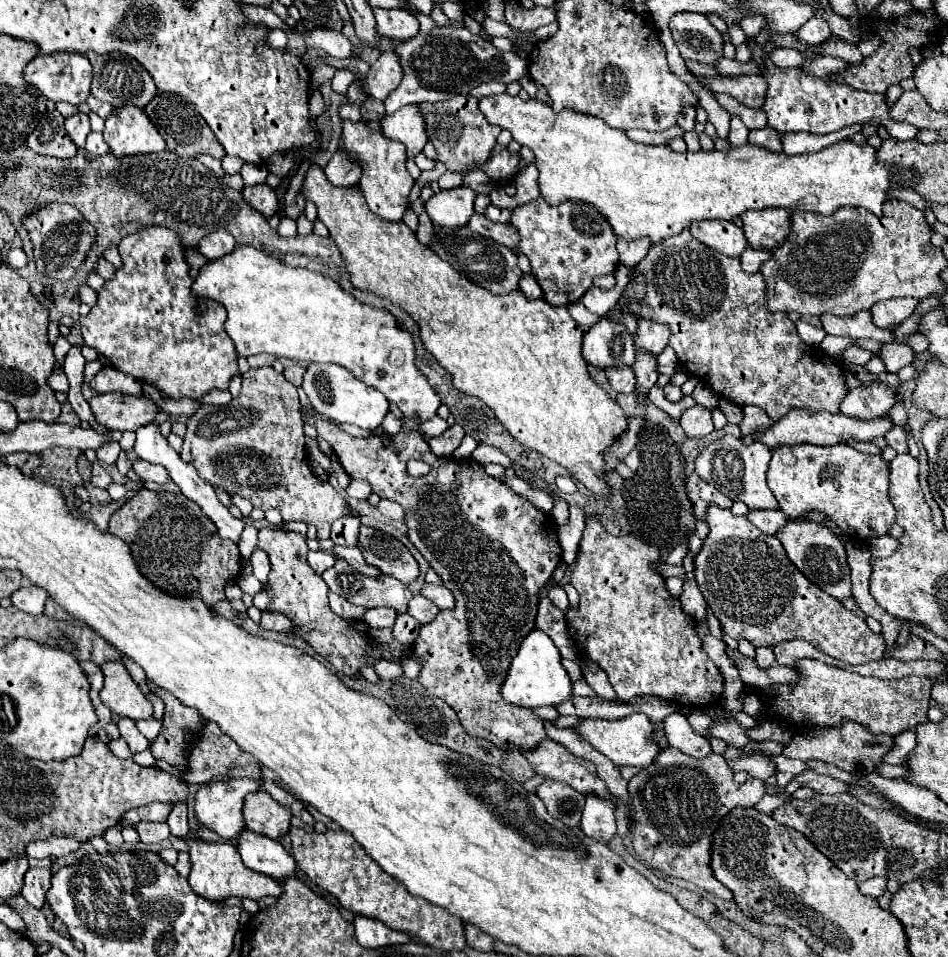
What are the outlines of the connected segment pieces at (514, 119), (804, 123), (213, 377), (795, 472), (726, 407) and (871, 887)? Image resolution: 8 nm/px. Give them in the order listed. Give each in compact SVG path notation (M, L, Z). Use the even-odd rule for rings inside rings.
M491 95L491 97L483 97L479 99L479 109L481 113L485 115L485 119L493 125L499 125L507 131L511 131L513 139L525 147L529 147L533 153L535 153L535 161L537 161L537 167L539 167L539 189L541 189L541 195L547 199L547 203L551 205L557 205L565 199L581 199L581 201L587 201L591 203L593 207L597 207L605 217L607 221L613 225L613 231L619 235L619 237L625 237L625 239L637 239L637 237L651 237L653 243L659 243L661 239L667 239L667 237L673 237L673 235L679 235L685 227L691 225L691 221L703 221L703 219L727 219L731 221L733 217L739 217L743 215L745 211L749 209L789 209L789 211L813 211L813 213L821 213L821 215L831 215L835 209L841 209L841 207L863 207L867 211L873 211L875 215L883 215L883 205L887 201L891 201L891 191L897 191L897 189L905 189L903 185L905 183L917 183L917 179L921 179L921 175L915 171L915 169L899 169L899 167L891 167L891 165L885 165L885 163L879 163L877 161L877 151L867 143L867 145L855 145L851 141L841 141L841 143L835 143L831 147L825 147L817 153L805 153L805 155L787 155L787 153L775 153L775 151L769 151L765 147L757 147L757 145L745 145L745 147L731 147L727 151L697 151L697 153L691 153L691 151L685 151L685 153L675 153L669 145L643 145L643 143L635 143L631 141L621 129L613 129L609 127L603 119L599 117L591 117L591 115L583 115L583 113L577 113L577 111L561 111L561 113L555 113L545 101L537 101L537 99L529 99L529 101L521 101L519 97L511 97L511 95Z
M749 43L751 47L751 61L755 61L761 69L761 77L767 81L769 89L765 95L765 103L761 111L767 115L767 125L771 129L777 129L779 133L789 131L807 131L815 135L825 135L831 131L839 131L853 123L871 123L877 121L877 125L885 127L885 131L899 141L913 139L917 135L917 127L911 127L911 123L895 121L889 115L889 103L885 99L885 93L867 93L857 91L849 87L847 83L839 83L835 73L827 75L813 75L803 71L801 67L789 67L781 69L771 61L771 55L763 51L763 45Z
M145 227L119 243L119 255L123 265L115 271L113 279L105 281L105 287L97 291L97 303L89 315L79 319L85 345L107 357L119 371L155 383L169 393L171 399L201 399L211 389L227 389L231 377L237 375L237 351L223 329L227 311L213 299L199 299L193 293L191 267L185 259L181 237L167 227ZM199 301L205 311L197 311Z
M783 445L773 449L773 459L767 471L767 485L773 491L779 509L789 515L789 519L801 517L805 511L823 511L827 513L843 533L855 535L855 539L879 537L889 531L895 521L895 509L889 503L887 487L889 487L889 465L881 459L881 455L865 455L855 451L849 445L835 447L819 447L819 445Z
M719 399L719 409L723 411L723 415L727 417L727 421L731 423L731 425L741 425L741 419L743 419L743 407L741 405L735 405L733 401L729 401L729 399Z
M871 877L863 883L859 883L859 889L861 889L863 895L869 895L869 897L877 899L885 893L885 883L887 883L887 879L883 879L883 877Z

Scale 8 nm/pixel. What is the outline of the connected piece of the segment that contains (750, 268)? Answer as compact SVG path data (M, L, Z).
M747 247L747 249L743 251L743 255L741 255L741 267L743 267L745 273L753 275L753 273L759 273L759 271L761 271L761 267L763 267L763 263L765 263L767 259L771 259L771 251Z

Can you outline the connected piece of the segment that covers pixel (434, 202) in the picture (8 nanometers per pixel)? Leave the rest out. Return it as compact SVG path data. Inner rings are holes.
M459 185L455 189L435 193L427 203L425 211L433 223L443 227L461 227L473 215L473 201L477 193L471 187Z

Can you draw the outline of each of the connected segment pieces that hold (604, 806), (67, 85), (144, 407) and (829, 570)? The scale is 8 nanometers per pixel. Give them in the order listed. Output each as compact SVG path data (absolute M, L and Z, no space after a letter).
M587 793L585 797L587 797L587 803L581 817L583 833L597 841L609 843L617 833L613 803L609 799L601 799L595 793Z
M39 53L23 69L23 77L27 83L35 85L47 99L55 103L67 101L67 103L79 105L79 103L85 103L91 91L91 63L81 53Z
M103 393L95 395L89 405L95 413L95 419L113 431L135 431L141 425L153 423L161 411L147 393L137 397L123 393Z
M789 521L781 531L775 533L781 545L785 547L791 563L819 589L829 593L835 599L843 599L851 595L851 579L849 579L849 565L847 554L839 539L825 527L813 521Z

